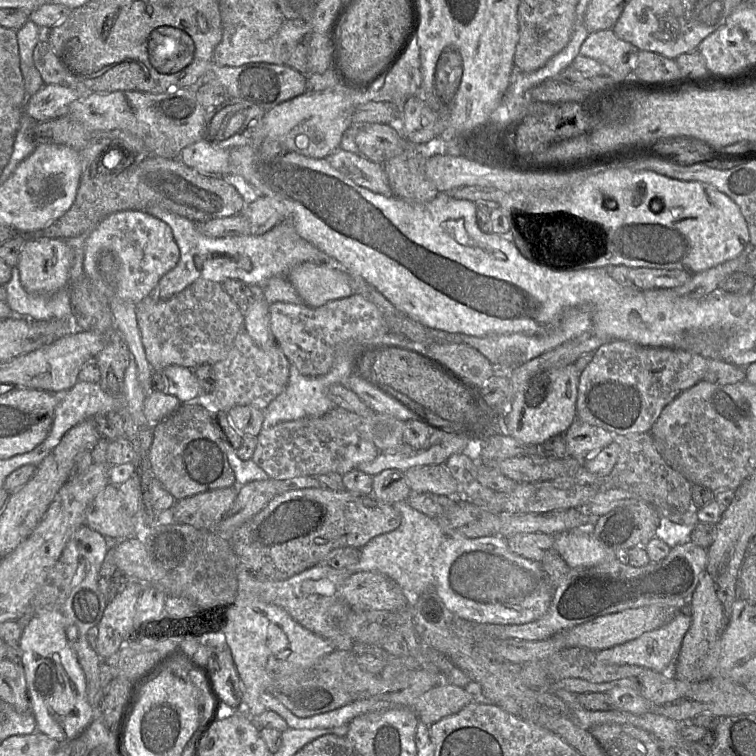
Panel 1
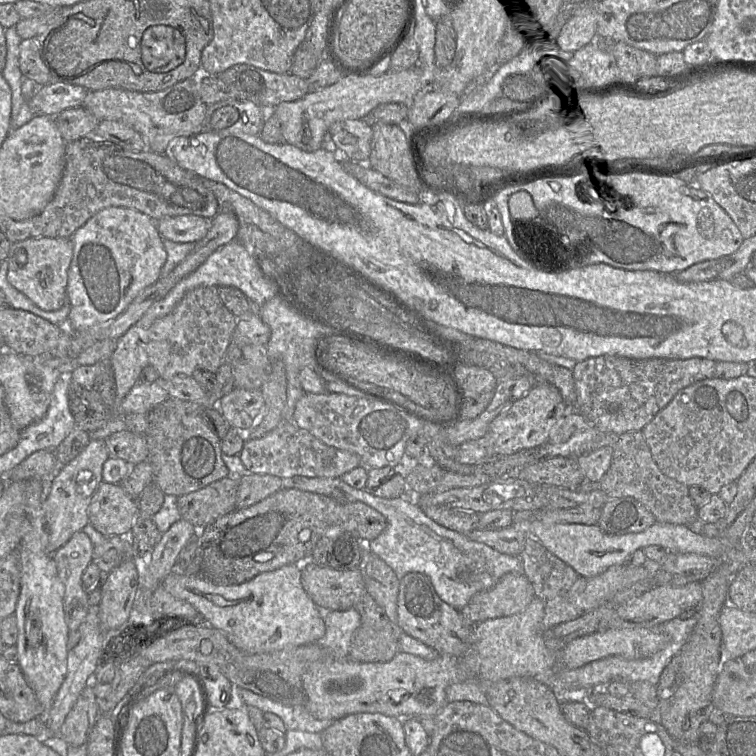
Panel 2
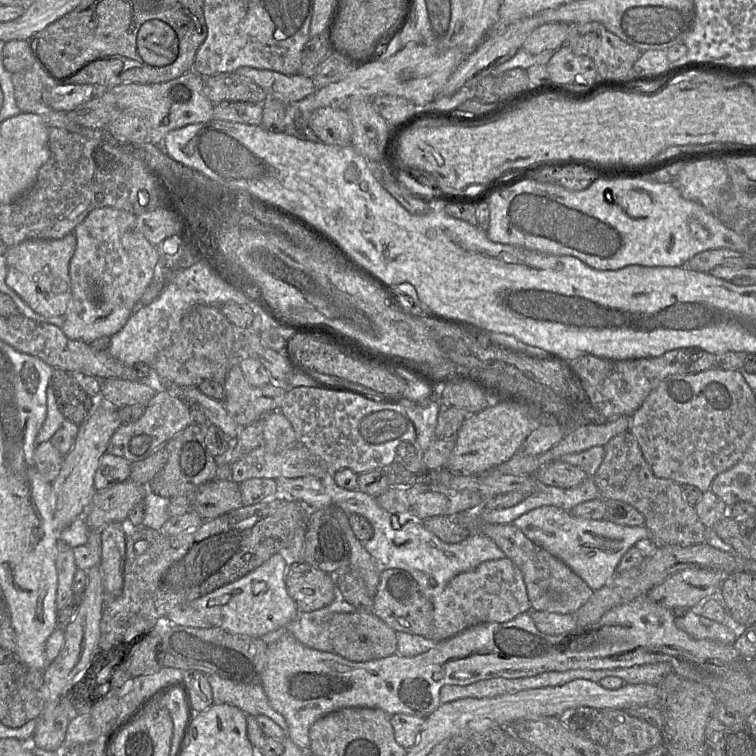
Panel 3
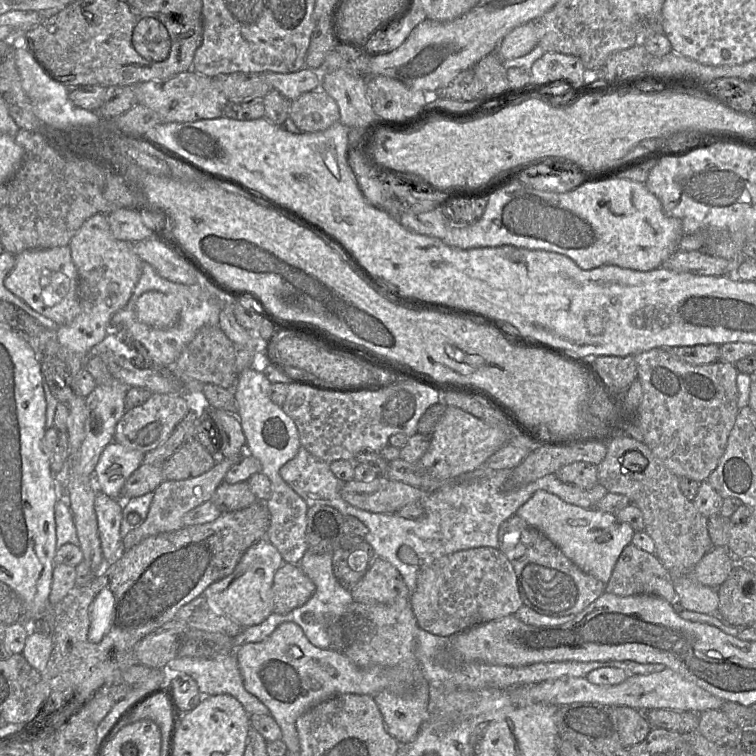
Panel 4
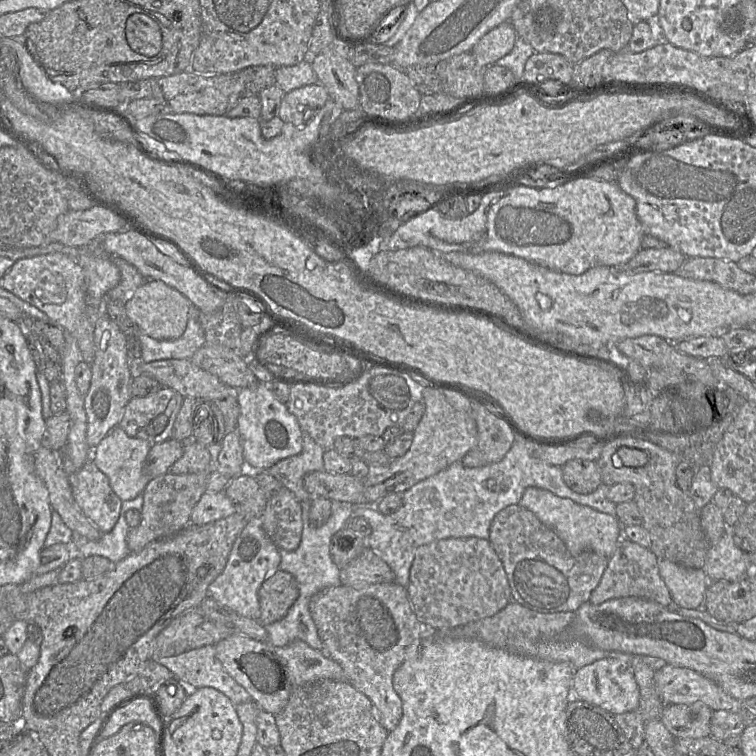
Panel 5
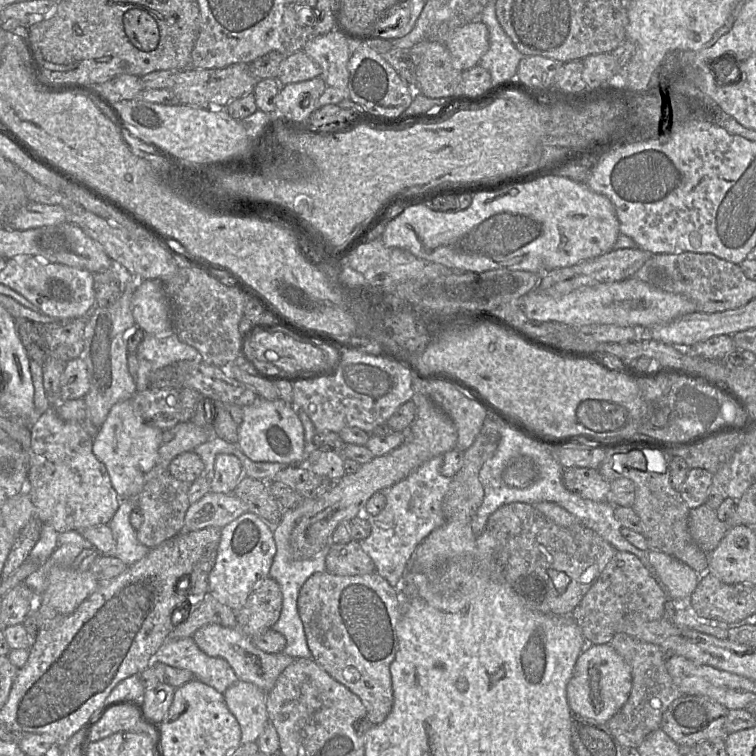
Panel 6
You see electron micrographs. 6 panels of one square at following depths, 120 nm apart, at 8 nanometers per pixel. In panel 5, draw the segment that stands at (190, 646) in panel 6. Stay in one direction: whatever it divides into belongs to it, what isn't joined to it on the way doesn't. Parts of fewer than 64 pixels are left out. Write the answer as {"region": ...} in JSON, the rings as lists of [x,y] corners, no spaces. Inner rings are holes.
{"region":[[[214,645],[161,658],[158,662],[190,689],[215,688],[224,693],[235,705],[252,700],[250,694],[230,676],[218,660]]]}

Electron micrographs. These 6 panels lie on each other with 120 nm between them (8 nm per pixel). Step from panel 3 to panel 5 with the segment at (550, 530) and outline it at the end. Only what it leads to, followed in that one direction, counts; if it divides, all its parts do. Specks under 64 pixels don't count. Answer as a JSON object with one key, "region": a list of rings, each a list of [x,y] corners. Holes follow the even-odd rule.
{"region":[[[528,487],[518,504],[552,529],[573,555],[590,550],[610,559],[623,536],[623,526],[617,517],[558,497],[548,490]]]}

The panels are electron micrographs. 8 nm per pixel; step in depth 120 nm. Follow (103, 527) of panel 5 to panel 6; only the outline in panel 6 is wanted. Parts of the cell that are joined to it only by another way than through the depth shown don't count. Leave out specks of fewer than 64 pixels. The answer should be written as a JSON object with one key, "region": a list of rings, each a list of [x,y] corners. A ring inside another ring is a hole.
{"region":[[[54,407],[41,414],[30,427],[26,493],[34,507],[35,517],[51,525],[59,534],[80,532],[97,525],[108,525],[121,499],[111,485],[104,465],[93,454],[93,441],[79,422],[62,420]]]}

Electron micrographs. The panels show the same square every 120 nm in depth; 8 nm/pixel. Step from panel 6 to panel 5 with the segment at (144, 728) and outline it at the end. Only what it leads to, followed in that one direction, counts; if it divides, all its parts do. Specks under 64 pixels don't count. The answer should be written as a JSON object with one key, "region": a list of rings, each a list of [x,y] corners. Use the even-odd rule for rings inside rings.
{"region":[[[137,699],[118,709],[112,715],[104,735],[108,738],[130,723],[143,723],[150,726],[158,735],[158,741],[163,736],[164,720],[154,699]]]}

